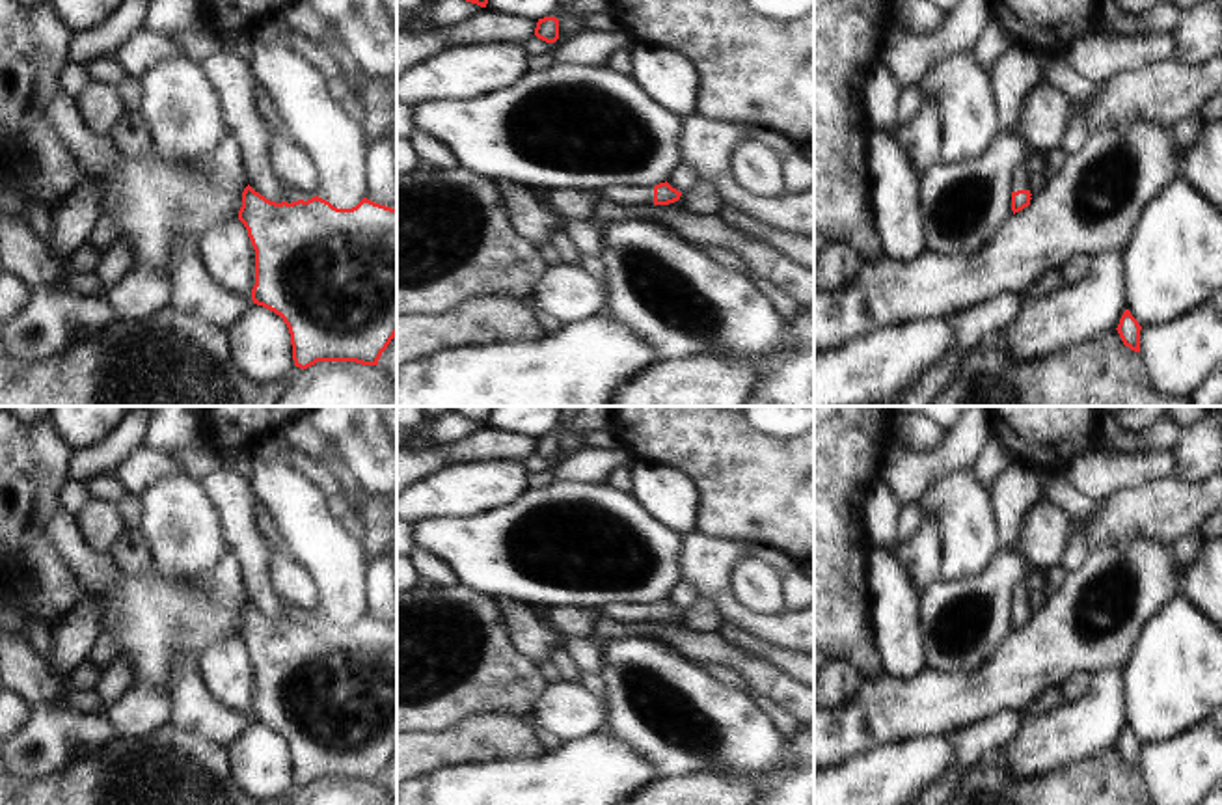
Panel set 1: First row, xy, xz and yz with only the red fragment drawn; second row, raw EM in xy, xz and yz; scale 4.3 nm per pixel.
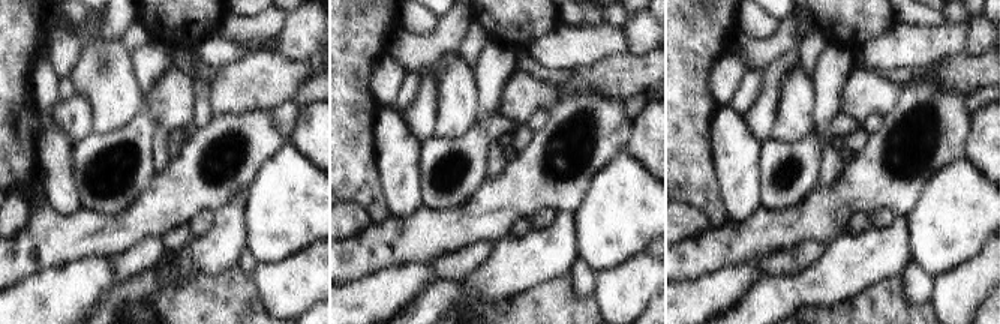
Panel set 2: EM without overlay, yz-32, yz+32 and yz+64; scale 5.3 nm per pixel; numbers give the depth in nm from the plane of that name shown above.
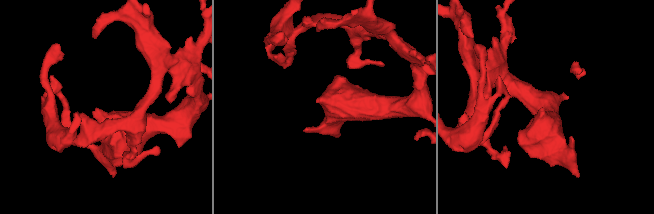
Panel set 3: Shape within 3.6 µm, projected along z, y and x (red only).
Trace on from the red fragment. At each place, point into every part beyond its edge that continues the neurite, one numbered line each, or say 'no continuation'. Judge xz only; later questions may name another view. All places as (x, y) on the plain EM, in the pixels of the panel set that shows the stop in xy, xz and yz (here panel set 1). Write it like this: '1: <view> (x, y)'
1: xz (615, 612)

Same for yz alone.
1: yz (1019, 593)

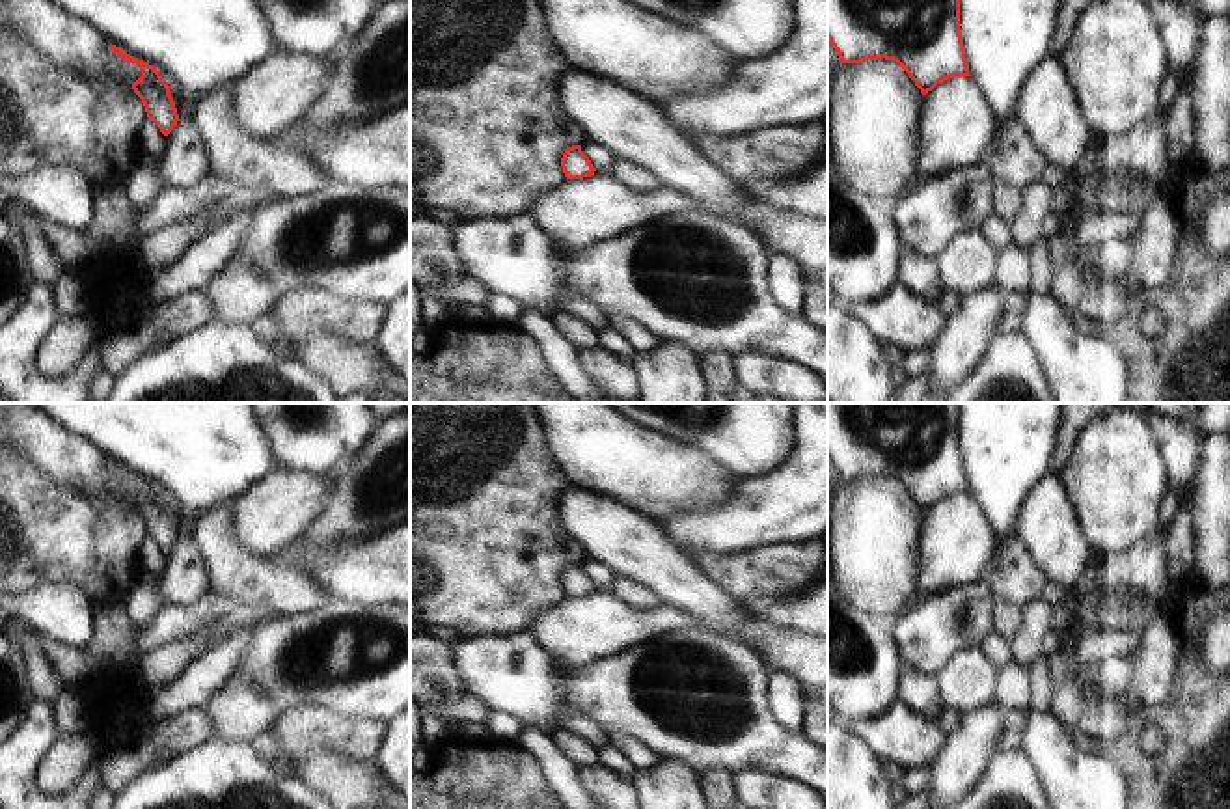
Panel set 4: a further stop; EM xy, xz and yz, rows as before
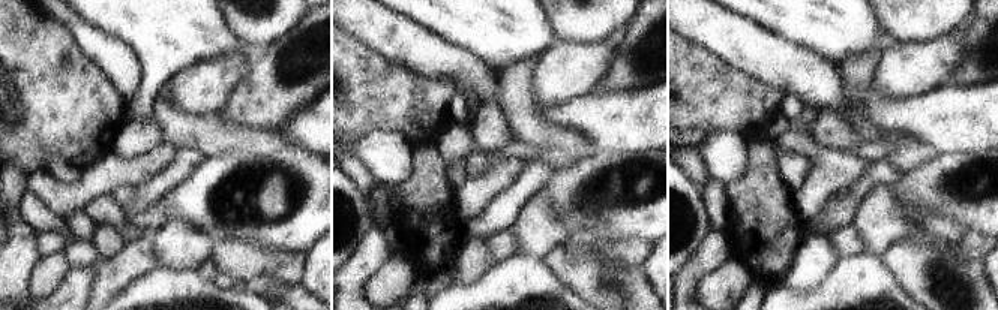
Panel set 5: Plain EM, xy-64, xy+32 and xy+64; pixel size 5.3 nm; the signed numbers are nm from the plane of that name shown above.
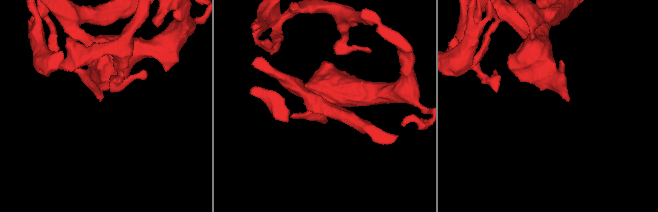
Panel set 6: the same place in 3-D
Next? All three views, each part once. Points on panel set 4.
no continuation

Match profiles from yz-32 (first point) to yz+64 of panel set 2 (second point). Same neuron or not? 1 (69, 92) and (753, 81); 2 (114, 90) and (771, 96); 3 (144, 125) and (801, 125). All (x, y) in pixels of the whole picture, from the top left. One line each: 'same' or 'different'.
1: same
2: different
3: different

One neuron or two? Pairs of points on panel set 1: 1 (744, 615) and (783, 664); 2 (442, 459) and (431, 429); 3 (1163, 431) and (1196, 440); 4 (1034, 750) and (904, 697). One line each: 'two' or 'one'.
1: two
2: two
3: two
4: two

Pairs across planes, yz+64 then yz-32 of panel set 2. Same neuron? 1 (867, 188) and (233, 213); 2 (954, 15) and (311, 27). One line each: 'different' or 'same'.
1: different
2: different

